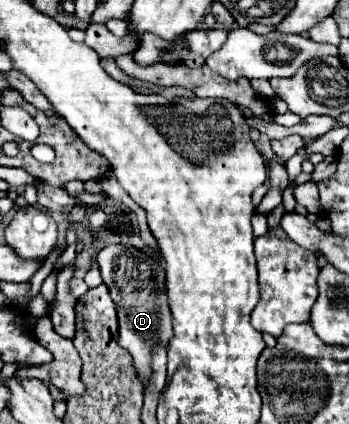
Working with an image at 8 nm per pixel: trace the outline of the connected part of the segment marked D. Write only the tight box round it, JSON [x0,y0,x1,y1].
[96,245,172,387]

